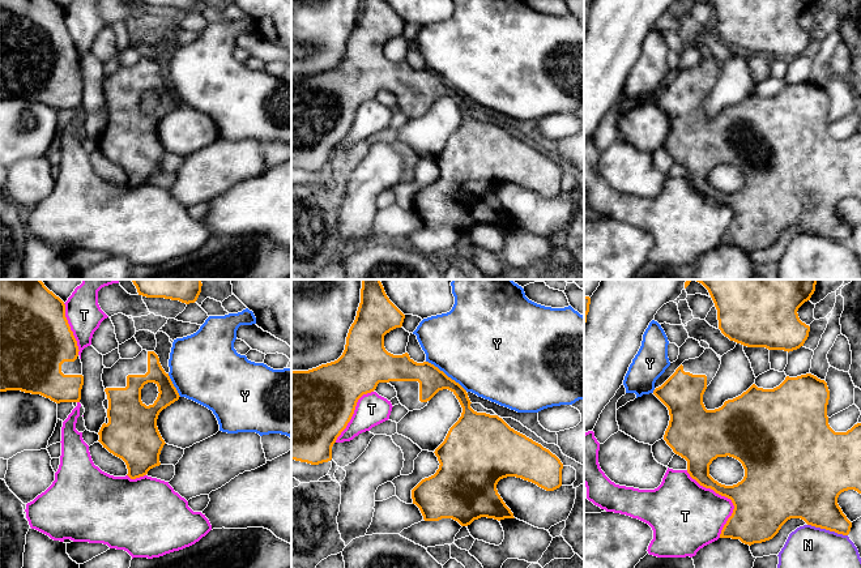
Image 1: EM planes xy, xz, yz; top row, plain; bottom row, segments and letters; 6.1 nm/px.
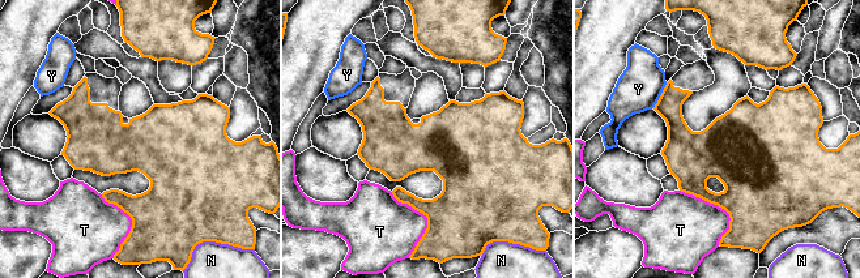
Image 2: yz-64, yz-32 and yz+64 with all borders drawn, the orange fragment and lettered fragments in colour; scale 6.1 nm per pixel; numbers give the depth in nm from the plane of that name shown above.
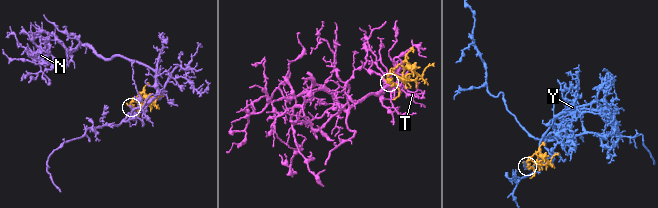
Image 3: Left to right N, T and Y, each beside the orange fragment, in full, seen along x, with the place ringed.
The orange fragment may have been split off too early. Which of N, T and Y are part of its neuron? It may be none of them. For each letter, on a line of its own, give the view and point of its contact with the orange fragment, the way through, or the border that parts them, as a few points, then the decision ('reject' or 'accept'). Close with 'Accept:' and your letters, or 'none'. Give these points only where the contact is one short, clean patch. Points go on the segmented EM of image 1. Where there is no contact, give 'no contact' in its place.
N: contact yz (827, 529); reject
T: contact yz (727, 496); reject
Y: contact xz (446, 375); reject
Accept: none

